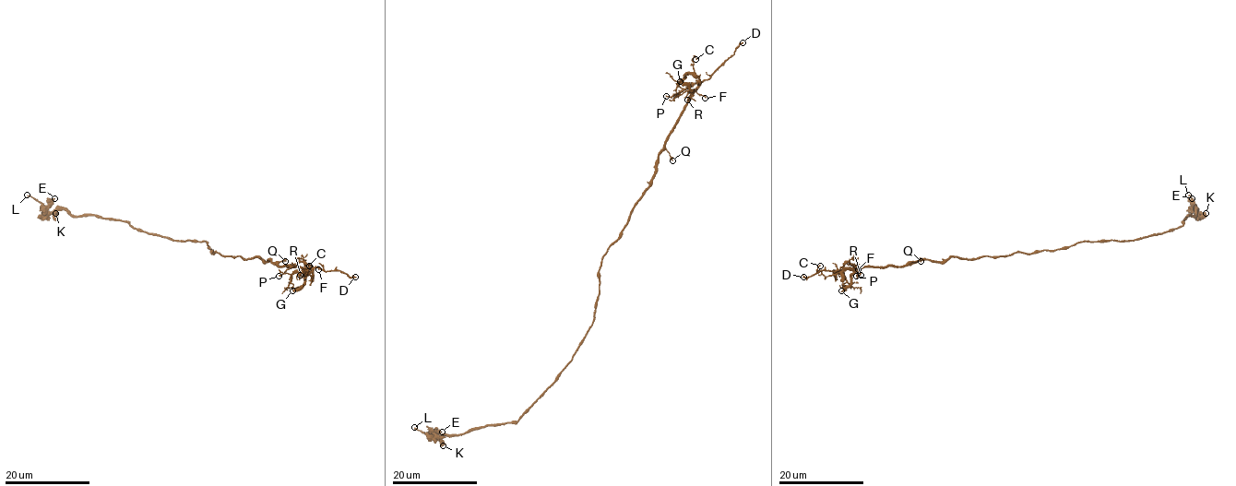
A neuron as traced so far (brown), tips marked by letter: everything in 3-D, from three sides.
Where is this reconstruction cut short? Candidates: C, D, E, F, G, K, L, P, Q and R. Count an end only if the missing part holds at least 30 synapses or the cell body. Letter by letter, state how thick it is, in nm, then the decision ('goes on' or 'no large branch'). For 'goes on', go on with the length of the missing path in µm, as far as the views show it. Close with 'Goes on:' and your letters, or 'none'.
C: calibre 160 nm; no large branch
D: calibre 300 nm; goes on; missing 45 µm
E: calibre 420 nm; no large branch
F: calibre 170 nm; no large branch
G: calibre 190 nm; no large branch
K: calibre 500 nm; no large branch
L: calibre 180 nm; no large branch
P: calibre 130 nm; no large branch
Q: calibre 190 nm; no large branch
R: calibre 120 nm; no large branch
Goes on: D

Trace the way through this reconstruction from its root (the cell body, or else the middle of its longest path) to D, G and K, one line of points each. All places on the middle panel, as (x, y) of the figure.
D: (599, 279), (600, 259), (618, 238), (634, 204), (647, 187), (658, 155), (689, 96), (742, 42)
G: (599, 279), (602, 257), (618, 238), (634, 204), (647, 187), (658, 155), (691, 95), (691, 90), (680, 81)
K: (599, 279), (592, 325), (558, 378), (516, 422), (445, 434), (442, 438), (443, 445)

